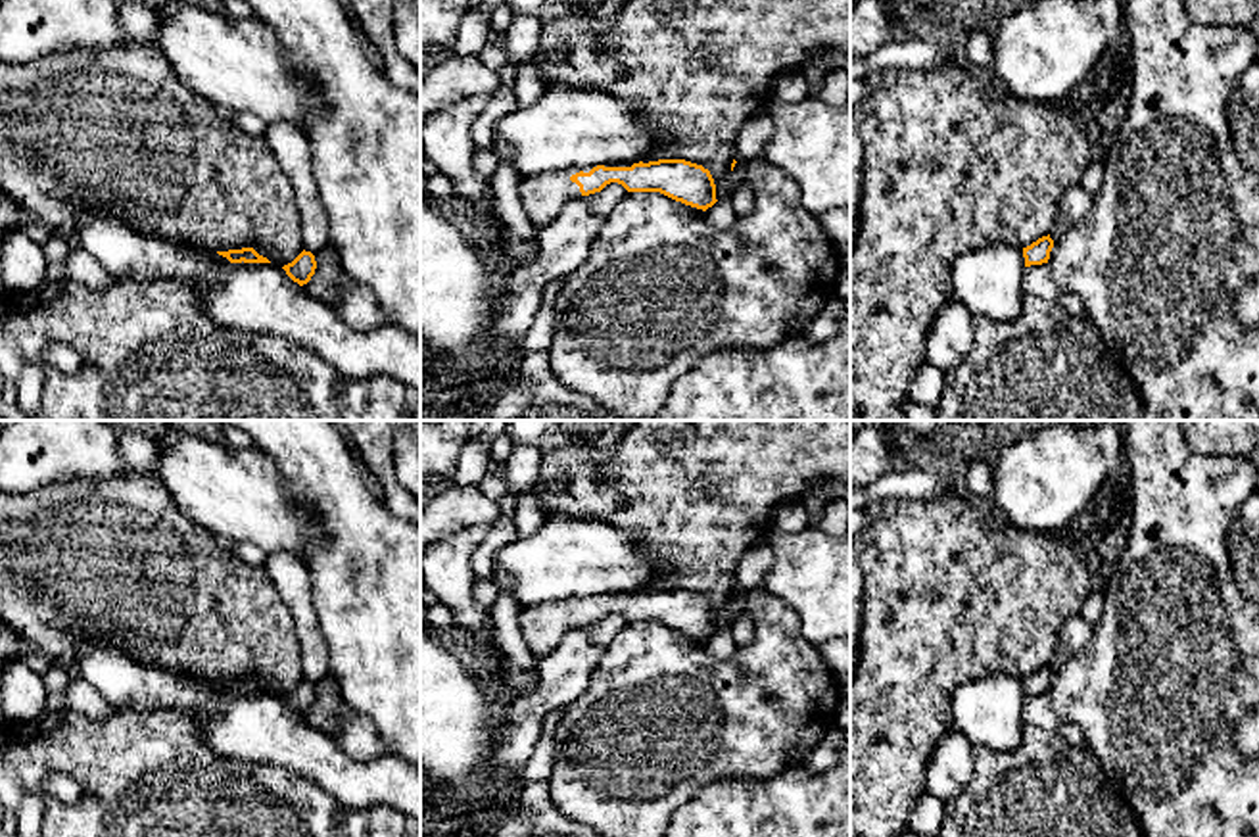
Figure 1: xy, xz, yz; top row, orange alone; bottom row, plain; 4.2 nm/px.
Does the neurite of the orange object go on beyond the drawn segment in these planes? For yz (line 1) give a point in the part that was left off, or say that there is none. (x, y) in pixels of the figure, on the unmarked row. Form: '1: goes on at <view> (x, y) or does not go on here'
1: does not go on here

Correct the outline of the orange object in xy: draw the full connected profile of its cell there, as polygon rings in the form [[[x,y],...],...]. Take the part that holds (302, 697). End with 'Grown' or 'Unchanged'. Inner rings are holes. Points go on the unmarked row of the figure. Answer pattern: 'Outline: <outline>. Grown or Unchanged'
Outline: [[[301,682],[292,693],[282,697],[286,705],[299,716],[307,714],[315,705],[317,691],[311,682]]]. Unchanged

